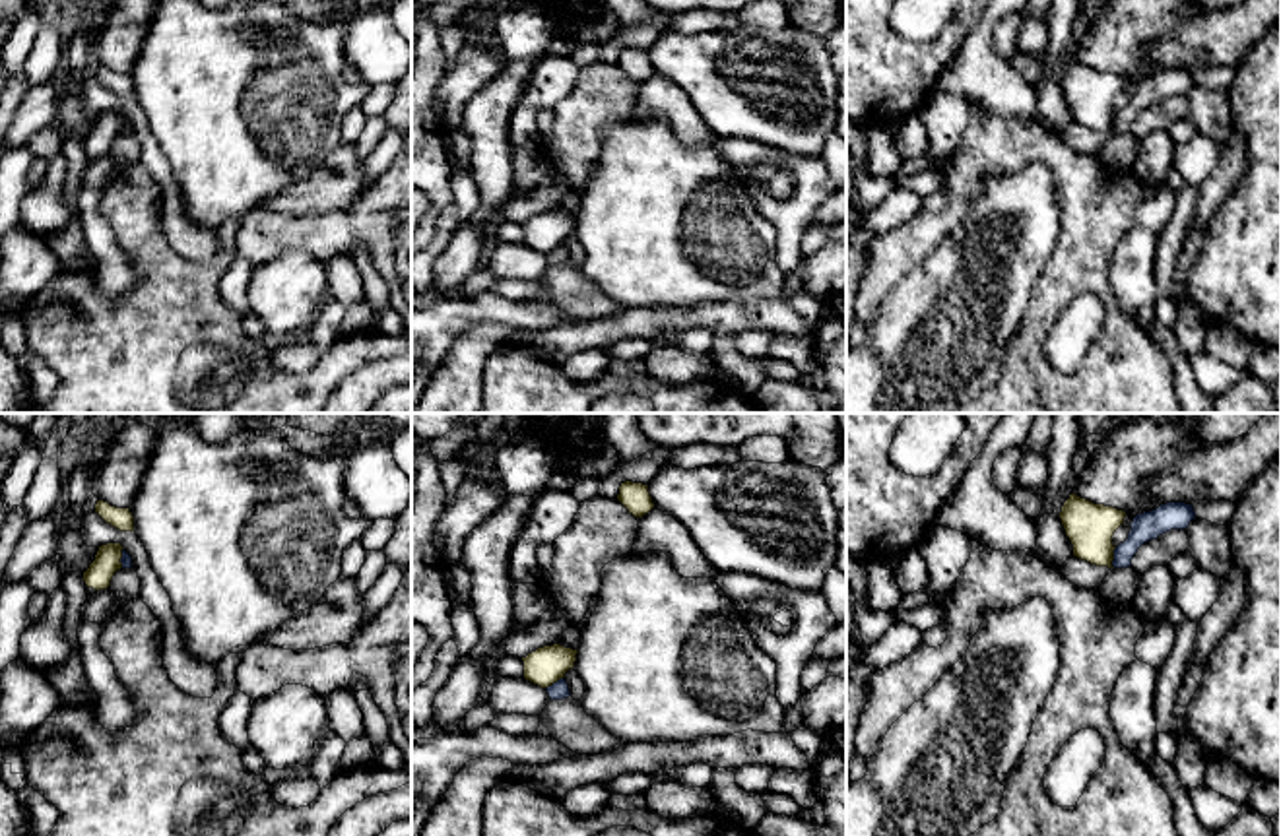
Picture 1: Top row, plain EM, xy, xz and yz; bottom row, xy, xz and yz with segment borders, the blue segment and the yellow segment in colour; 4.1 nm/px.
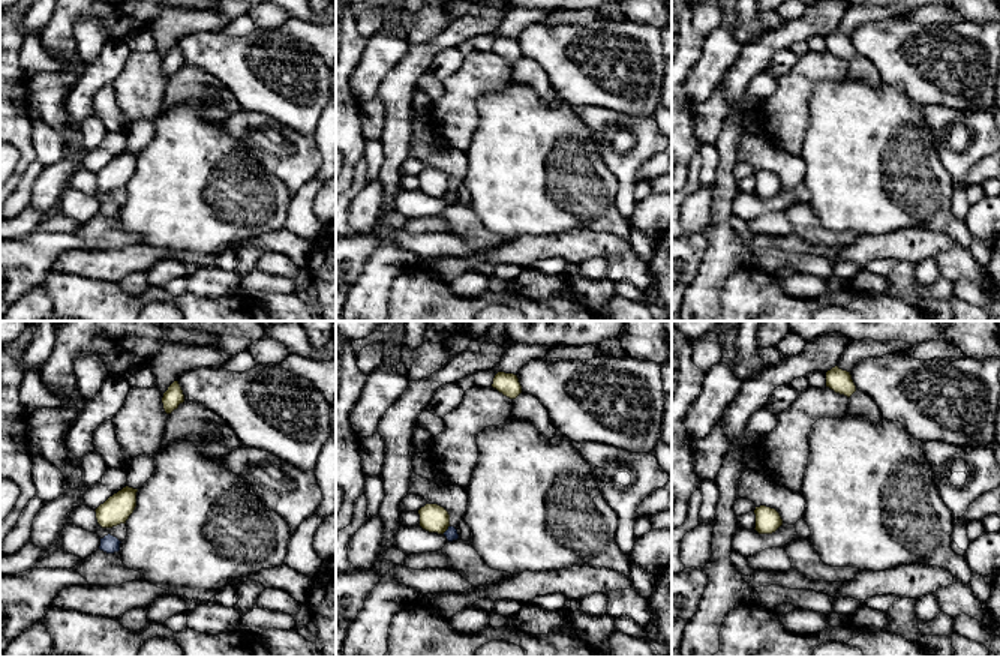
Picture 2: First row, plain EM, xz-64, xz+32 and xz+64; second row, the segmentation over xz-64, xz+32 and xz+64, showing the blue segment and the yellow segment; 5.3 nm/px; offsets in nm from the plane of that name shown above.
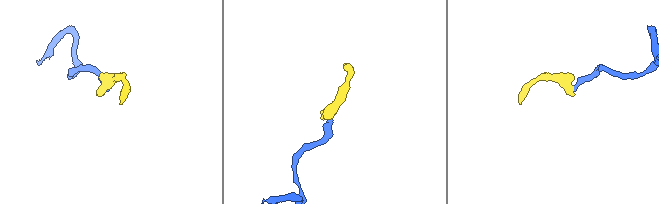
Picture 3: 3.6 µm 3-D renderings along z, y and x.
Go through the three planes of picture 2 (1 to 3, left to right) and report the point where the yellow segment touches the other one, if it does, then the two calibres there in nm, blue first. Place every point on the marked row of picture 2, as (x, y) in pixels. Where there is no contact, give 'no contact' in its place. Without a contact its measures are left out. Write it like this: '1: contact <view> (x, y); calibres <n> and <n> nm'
1: no contact
2: contact xz+32 (447, 530); calibres 70 and 150 nm
3: no contact

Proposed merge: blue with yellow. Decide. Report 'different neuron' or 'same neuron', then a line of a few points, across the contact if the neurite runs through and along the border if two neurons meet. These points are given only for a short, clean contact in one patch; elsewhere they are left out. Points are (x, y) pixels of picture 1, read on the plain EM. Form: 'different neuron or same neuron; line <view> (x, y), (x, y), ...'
different neuron; line yz (1116, 113), (1113, 132)

